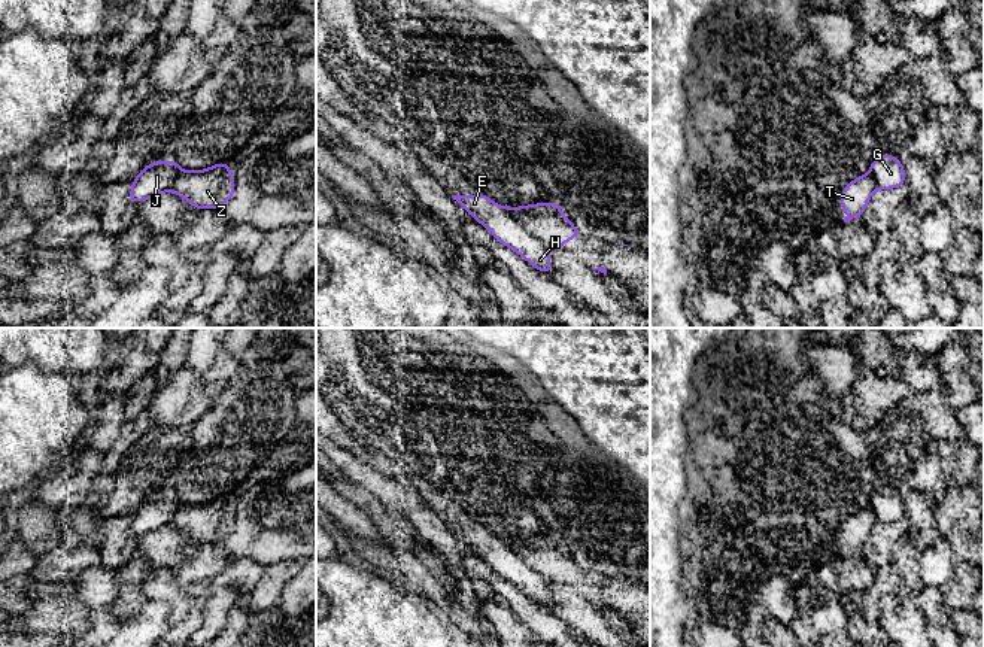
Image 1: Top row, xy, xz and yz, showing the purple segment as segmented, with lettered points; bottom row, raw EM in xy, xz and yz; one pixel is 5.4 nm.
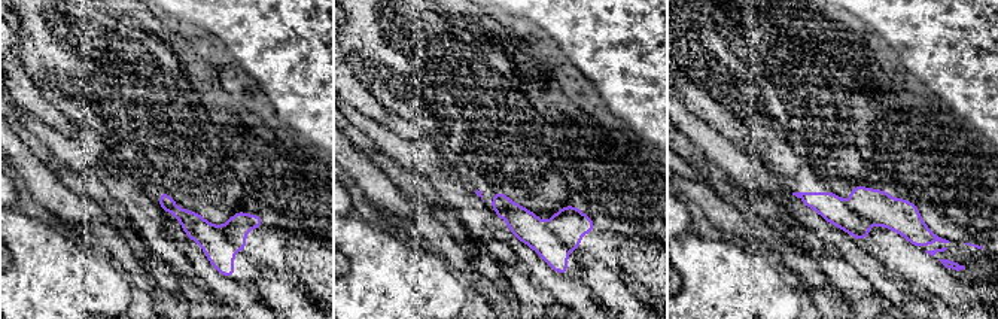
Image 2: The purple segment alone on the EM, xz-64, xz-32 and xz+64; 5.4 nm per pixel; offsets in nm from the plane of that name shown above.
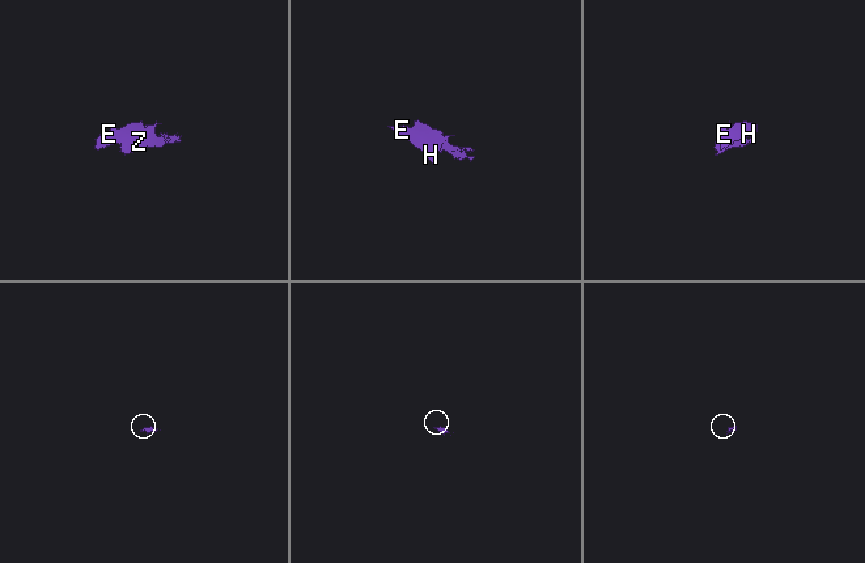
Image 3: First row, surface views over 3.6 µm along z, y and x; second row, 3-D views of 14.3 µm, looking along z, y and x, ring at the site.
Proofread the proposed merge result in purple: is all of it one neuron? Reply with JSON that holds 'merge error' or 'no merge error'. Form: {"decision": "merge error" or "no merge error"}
{"decision": "merge error"}

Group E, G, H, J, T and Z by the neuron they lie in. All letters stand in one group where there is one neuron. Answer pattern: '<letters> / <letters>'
E G H J / T Z

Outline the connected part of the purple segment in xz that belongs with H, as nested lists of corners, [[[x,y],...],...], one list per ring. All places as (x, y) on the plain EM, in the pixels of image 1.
[[[452,529],[477,556],[504,580],[508,580],[541,607],[550,608],[547,583],[510,546],[483,529]]]

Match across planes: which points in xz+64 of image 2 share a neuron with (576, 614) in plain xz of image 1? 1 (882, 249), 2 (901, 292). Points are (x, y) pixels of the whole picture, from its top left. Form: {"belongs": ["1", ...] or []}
{"belongs": ["1"]}

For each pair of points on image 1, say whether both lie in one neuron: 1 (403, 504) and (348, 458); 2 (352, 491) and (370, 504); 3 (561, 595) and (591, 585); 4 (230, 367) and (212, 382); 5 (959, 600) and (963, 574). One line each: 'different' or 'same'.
1: same
2: same
3: different
4: same
5: same

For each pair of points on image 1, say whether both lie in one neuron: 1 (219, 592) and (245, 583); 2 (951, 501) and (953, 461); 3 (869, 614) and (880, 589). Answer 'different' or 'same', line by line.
1: same
2: different
3: same

